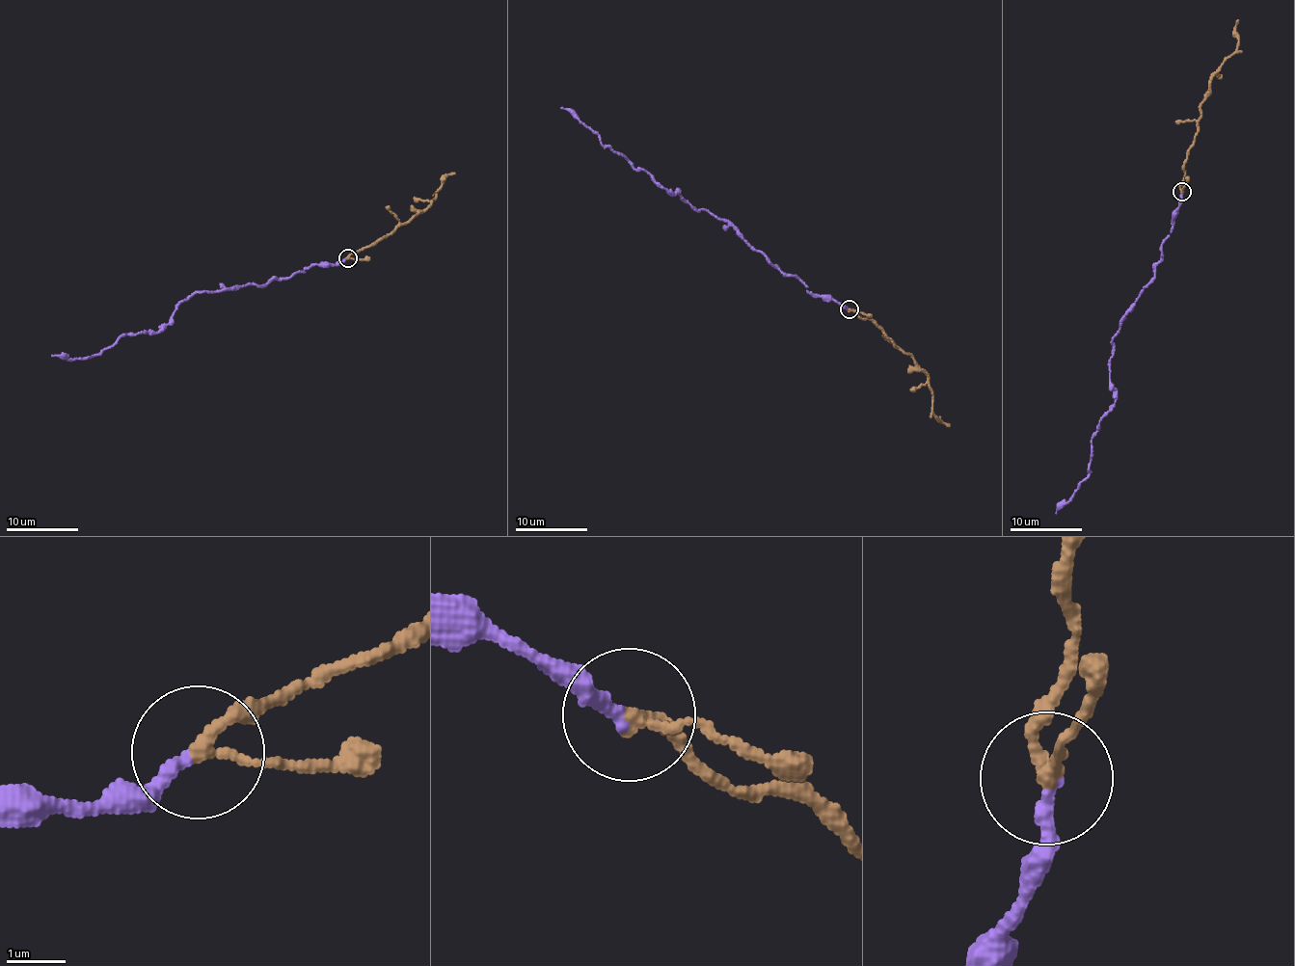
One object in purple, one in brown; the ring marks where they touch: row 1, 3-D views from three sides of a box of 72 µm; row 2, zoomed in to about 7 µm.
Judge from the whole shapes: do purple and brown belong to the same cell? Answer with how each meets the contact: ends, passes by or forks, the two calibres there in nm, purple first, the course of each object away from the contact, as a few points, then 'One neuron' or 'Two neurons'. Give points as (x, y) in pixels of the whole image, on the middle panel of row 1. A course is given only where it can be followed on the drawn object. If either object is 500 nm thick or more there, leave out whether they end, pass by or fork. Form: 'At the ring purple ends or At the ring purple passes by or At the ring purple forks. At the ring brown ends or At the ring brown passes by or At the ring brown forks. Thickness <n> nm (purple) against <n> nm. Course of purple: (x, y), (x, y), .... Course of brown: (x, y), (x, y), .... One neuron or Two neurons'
At the ring purple ends. At the ring brown passes by. Thickness 240 nm (purple) against 200 nm. Course of purple: (849, 309), (808, 292), (735, 228), (656, 185), (560, 107). Course of brown: (849, 309), (874, 322), (926, 373), (932, 391), (931, 409), (937, 420), (949, 427). Two neurons

